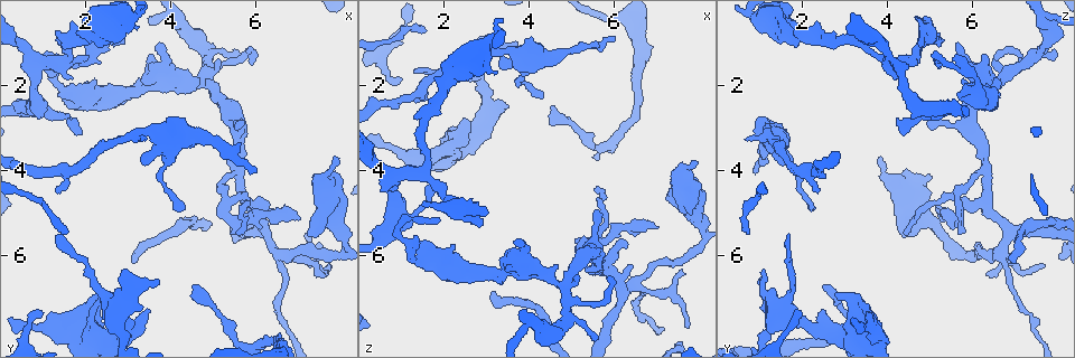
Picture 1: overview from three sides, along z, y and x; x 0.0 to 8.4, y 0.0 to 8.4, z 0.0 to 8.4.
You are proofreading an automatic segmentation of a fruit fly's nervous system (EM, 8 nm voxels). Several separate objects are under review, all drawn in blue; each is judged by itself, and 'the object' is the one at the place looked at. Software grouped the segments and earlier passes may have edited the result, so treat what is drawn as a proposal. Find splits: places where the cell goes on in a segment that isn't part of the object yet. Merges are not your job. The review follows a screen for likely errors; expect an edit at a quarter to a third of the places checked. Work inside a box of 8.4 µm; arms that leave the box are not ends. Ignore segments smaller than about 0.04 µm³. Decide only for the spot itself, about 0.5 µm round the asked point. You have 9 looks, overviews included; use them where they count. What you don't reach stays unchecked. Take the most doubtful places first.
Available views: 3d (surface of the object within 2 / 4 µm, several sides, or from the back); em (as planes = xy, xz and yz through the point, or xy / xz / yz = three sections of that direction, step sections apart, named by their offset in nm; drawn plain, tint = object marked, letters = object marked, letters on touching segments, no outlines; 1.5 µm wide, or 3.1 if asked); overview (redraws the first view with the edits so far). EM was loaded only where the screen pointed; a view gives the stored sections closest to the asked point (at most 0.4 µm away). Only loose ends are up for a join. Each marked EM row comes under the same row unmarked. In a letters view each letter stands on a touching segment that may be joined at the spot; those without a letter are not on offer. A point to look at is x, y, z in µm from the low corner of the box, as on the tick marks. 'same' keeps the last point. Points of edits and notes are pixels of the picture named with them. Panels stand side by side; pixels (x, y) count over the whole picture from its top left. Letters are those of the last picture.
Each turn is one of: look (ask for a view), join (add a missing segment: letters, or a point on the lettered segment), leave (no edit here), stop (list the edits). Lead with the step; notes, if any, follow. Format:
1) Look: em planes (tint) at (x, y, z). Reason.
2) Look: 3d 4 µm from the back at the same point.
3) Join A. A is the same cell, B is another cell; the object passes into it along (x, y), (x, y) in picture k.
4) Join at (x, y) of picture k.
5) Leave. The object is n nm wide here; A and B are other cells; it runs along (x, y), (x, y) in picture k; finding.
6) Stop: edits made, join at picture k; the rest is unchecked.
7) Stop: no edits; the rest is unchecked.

Look: 3d 2 µm at (3.40, 3.25, 0.70). Free end.

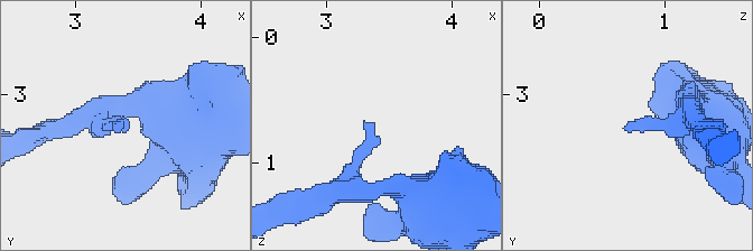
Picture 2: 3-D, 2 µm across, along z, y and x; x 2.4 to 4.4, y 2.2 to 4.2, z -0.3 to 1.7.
Look: em yz step 4 (letters) at (3.40, 3.28, 0.70).

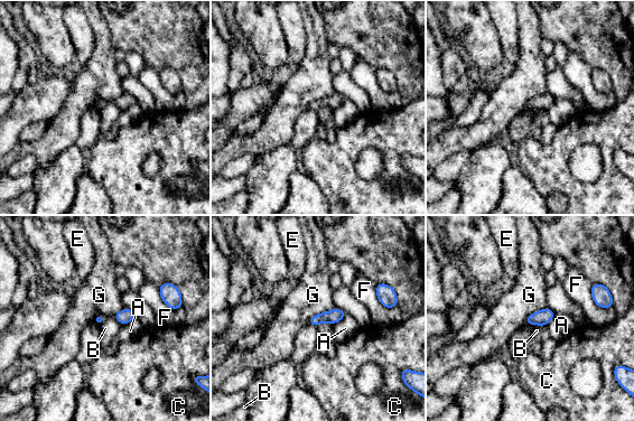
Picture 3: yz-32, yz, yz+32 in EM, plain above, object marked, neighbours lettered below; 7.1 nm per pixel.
Leave. The longest contact is with G, 240 nm; A, B, C, E, F and G are other cells; a border runs along (334, 307), (315, 314), (307, 323) in picture 3; no lettered segment goes on from it.

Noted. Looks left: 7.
Look: 3d 4 µm at (2.90, 6.35, 1.15). Free end.

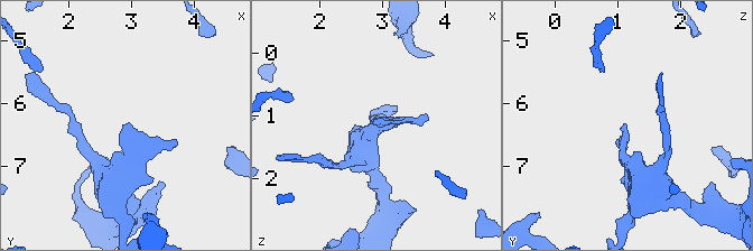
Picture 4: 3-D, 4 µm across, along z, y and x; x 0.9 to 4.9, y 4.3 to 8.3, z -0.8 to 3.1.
Look: em xz step 8 (letters) at (2.85, 6.35, 1.10). Shape alone is not enough.

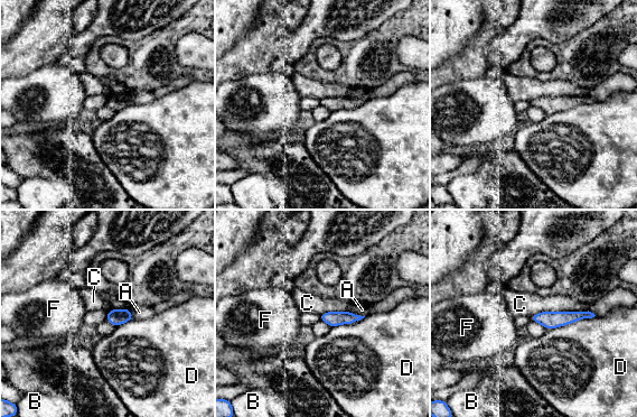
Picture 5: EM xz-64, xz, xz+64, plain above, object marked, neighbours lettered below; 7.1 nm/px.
Look: em planes (letters) at the same point.

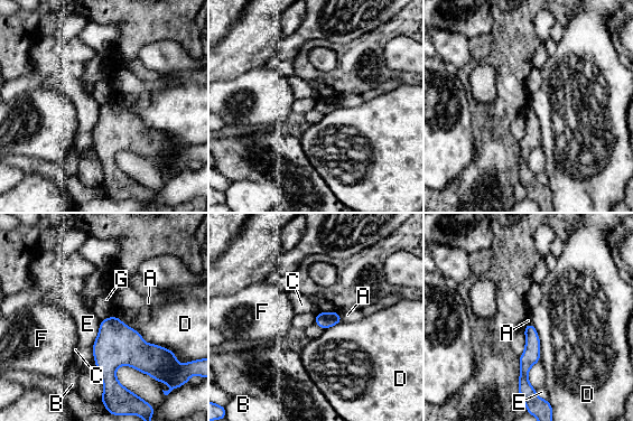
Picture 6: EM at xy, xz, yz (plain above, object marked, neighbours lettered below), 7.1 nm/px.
Leave. The object is 120 nm wide here; A, B, C, D, E, F and G are other cells; a border runs along (101, 321), (93, 344), (99, 375) in picture 6; none of them fits.

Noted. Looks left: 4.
Look: 3d 4 µm at (3.55, 1.25, 6.25). Stops while still wide.

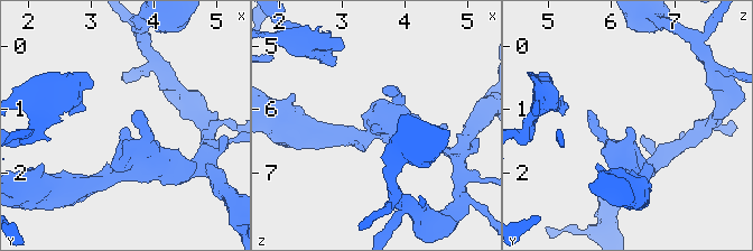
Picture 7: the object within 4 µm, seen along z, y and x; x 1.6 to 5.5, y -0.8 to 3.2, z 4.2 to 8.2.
Look: em planes (tint) at (3.50, 1.25, 6.30).

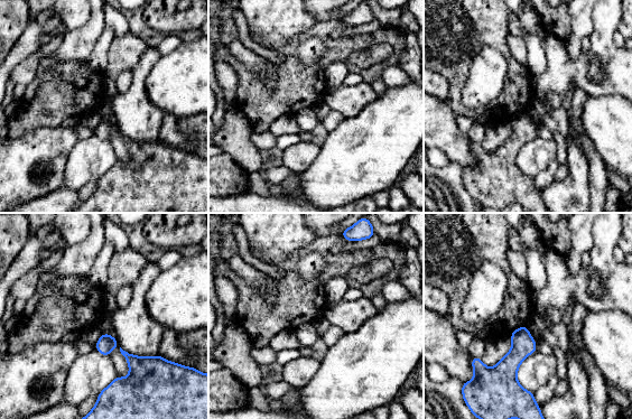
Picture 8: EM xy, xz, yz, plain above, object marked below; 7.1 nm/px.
Look: em planes (letters) at the same point. What lies round it.

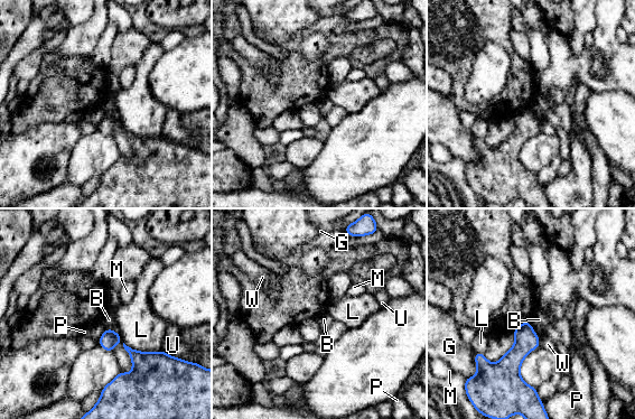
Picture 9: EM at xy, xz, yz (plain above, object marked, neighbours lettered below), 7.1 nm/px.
Leave. B, G, L, M, P, U and W are other cells; a border runs along (122, 343), (132, 365), (128, 374) in picture 9; none of them fits.

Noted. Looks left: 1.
Stop: no edits; the rest is unchecked.

